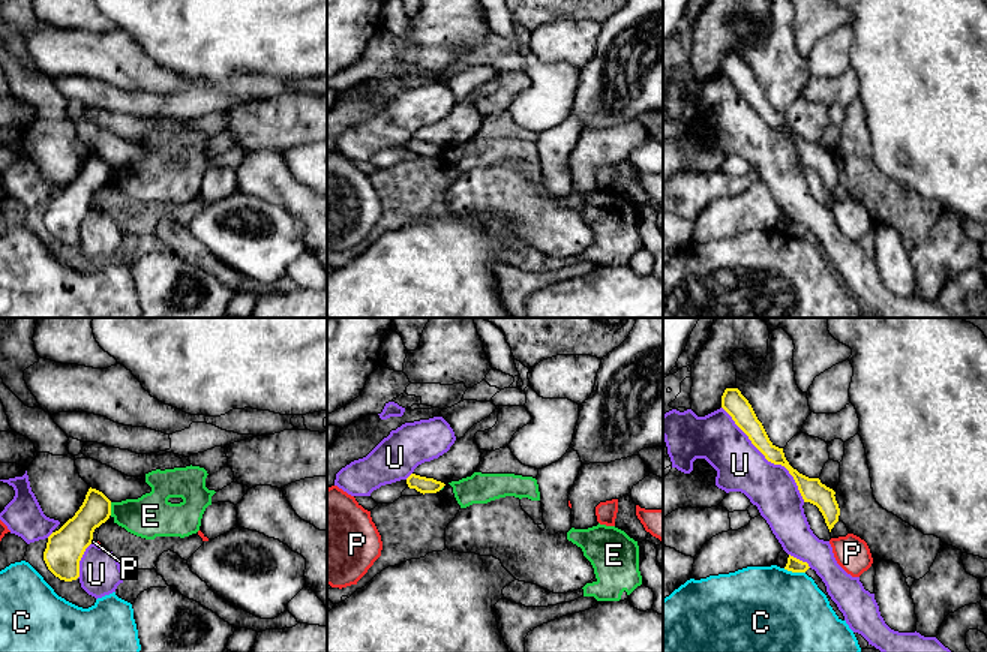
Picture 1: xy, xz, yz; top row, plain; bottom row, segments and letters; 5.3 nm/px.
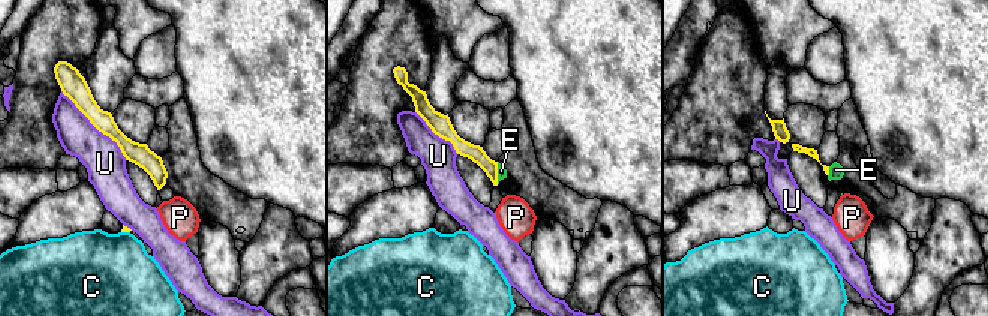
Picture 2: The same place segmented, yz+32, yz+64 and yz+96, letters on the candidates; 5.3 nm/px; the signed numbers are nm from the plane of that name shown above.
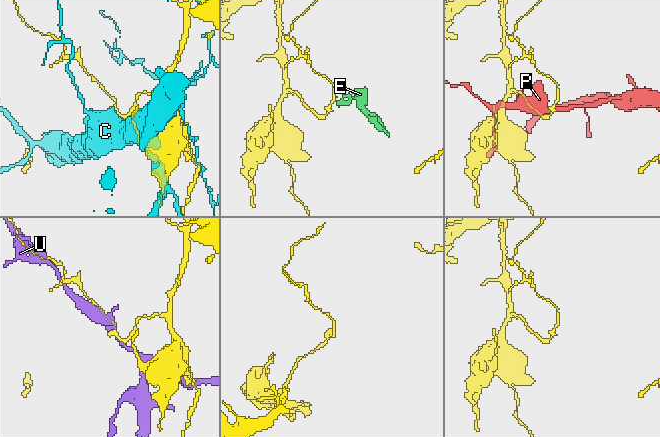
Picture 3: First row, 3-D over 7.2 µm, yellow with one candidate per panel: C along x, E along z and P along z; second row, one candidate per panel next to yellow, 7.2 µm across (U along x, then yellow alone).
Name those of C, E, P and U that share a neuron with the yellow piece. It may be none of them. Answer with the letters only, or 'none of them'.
none of them

